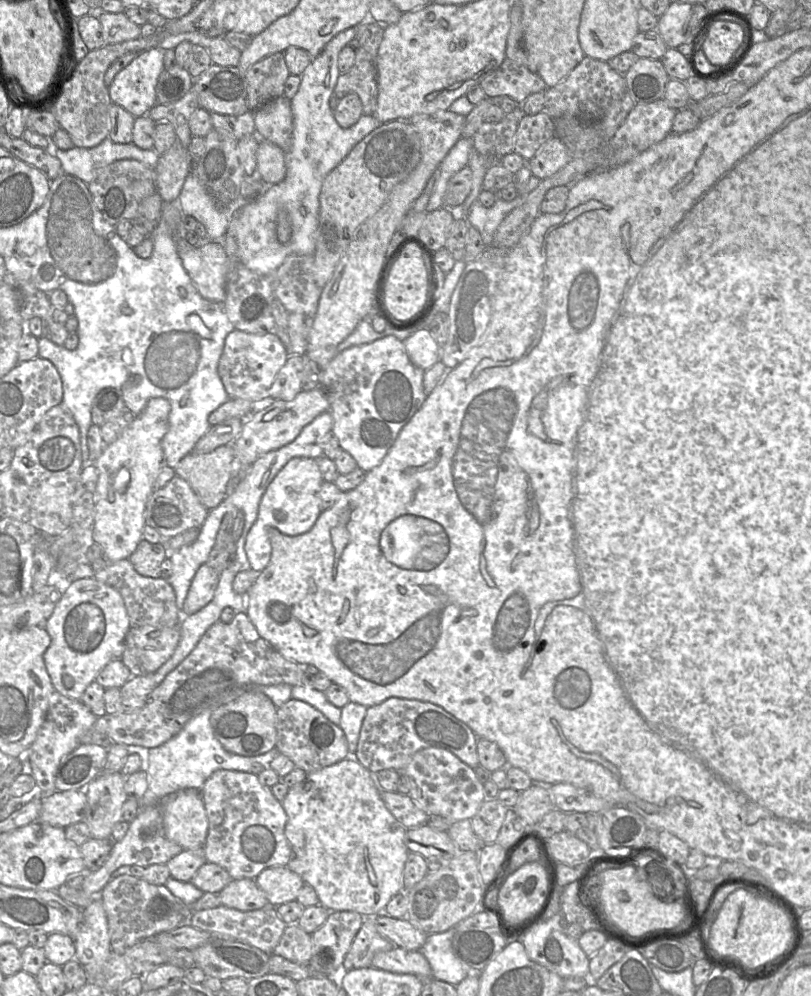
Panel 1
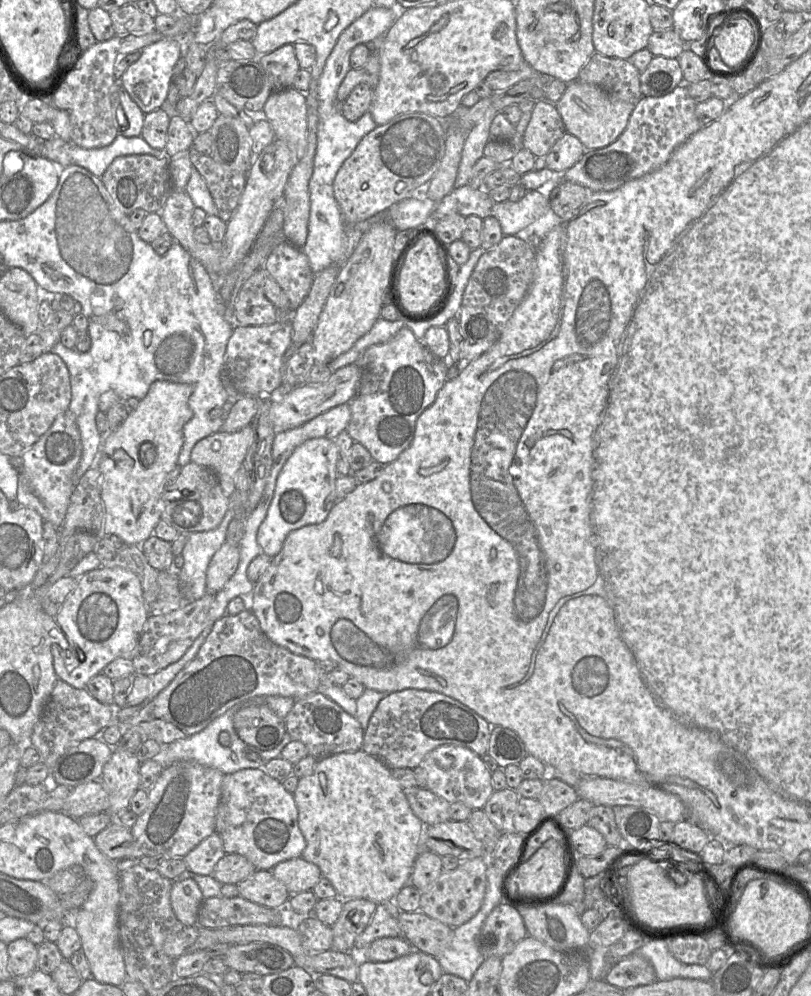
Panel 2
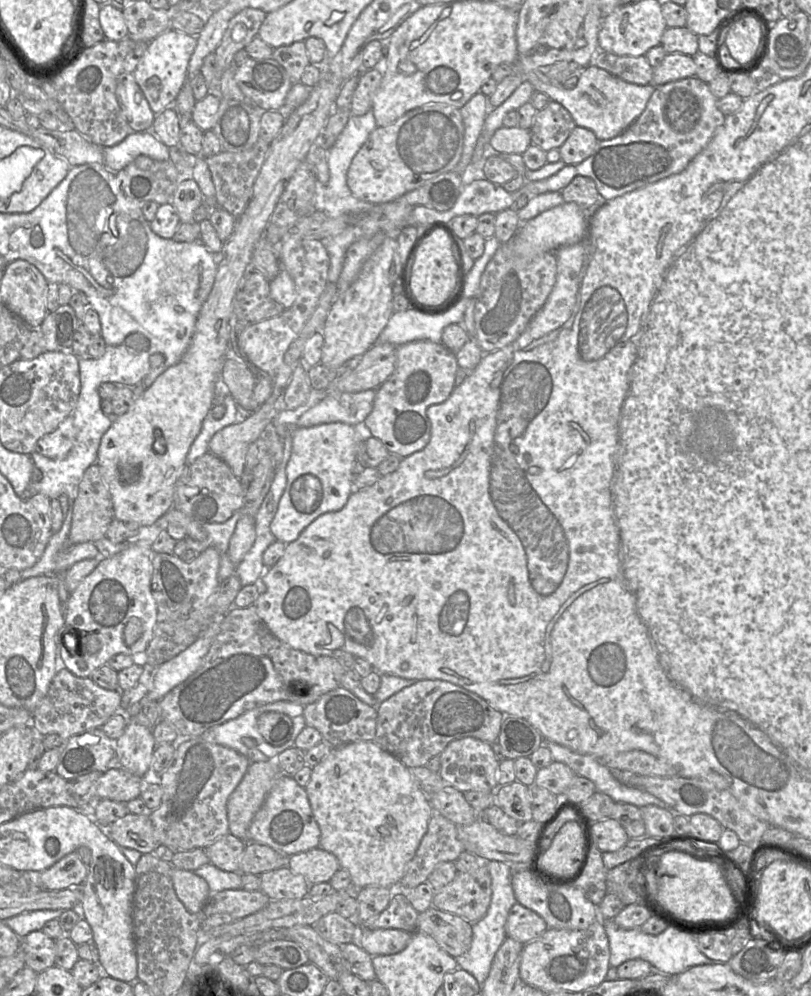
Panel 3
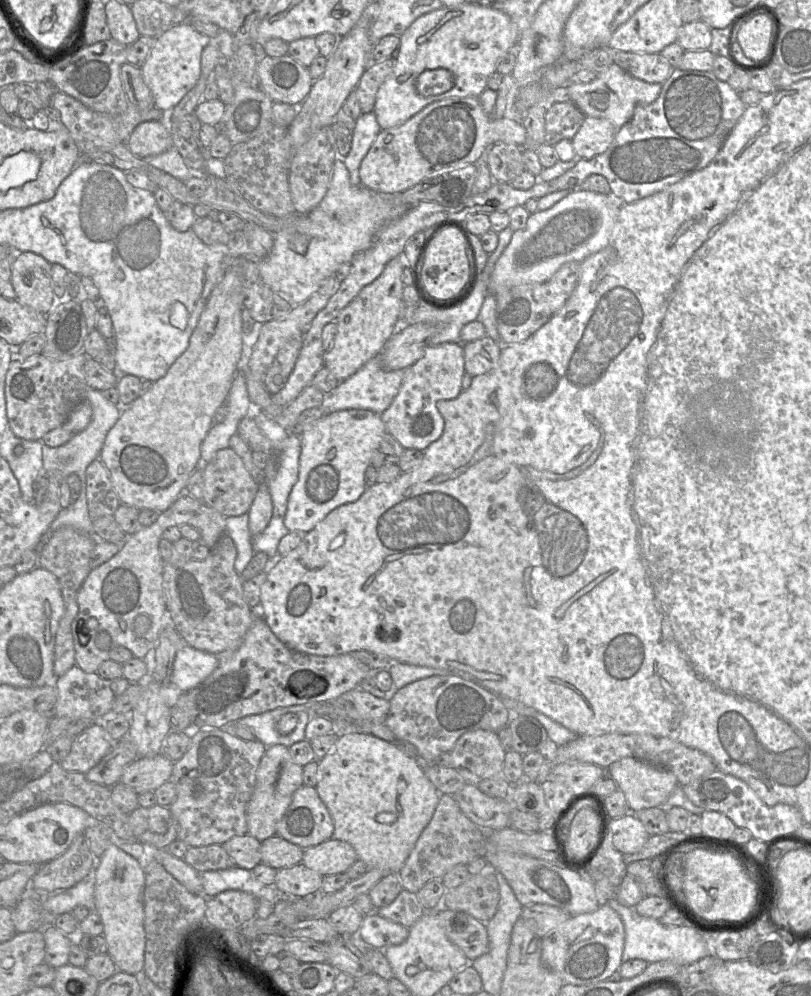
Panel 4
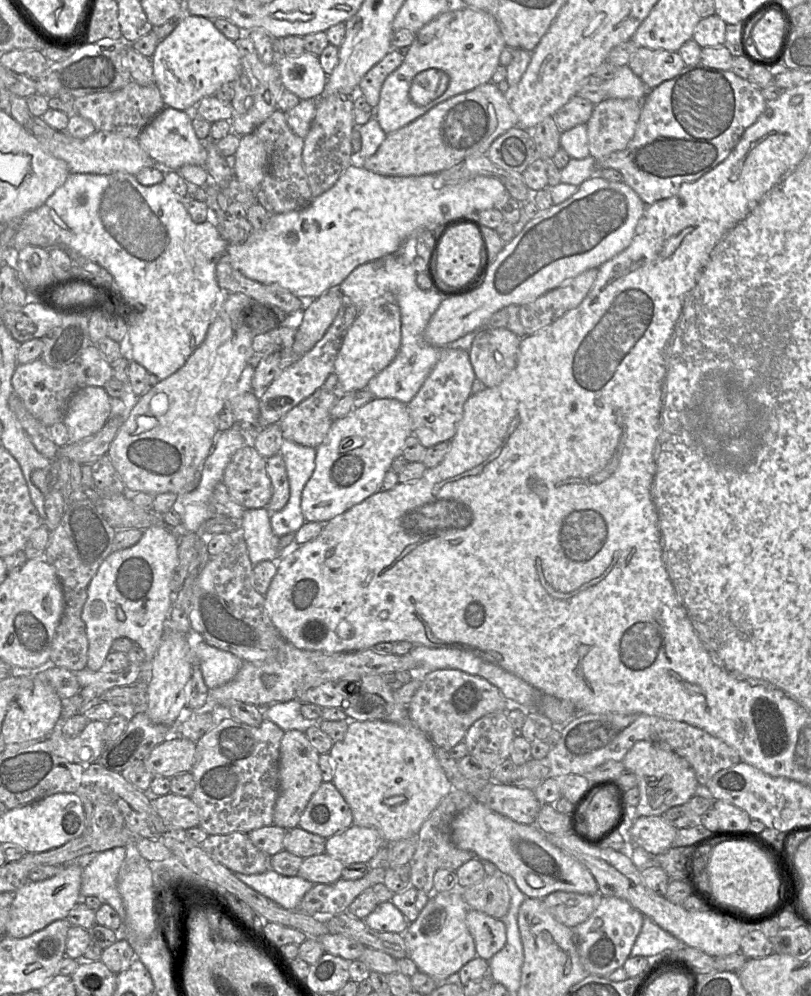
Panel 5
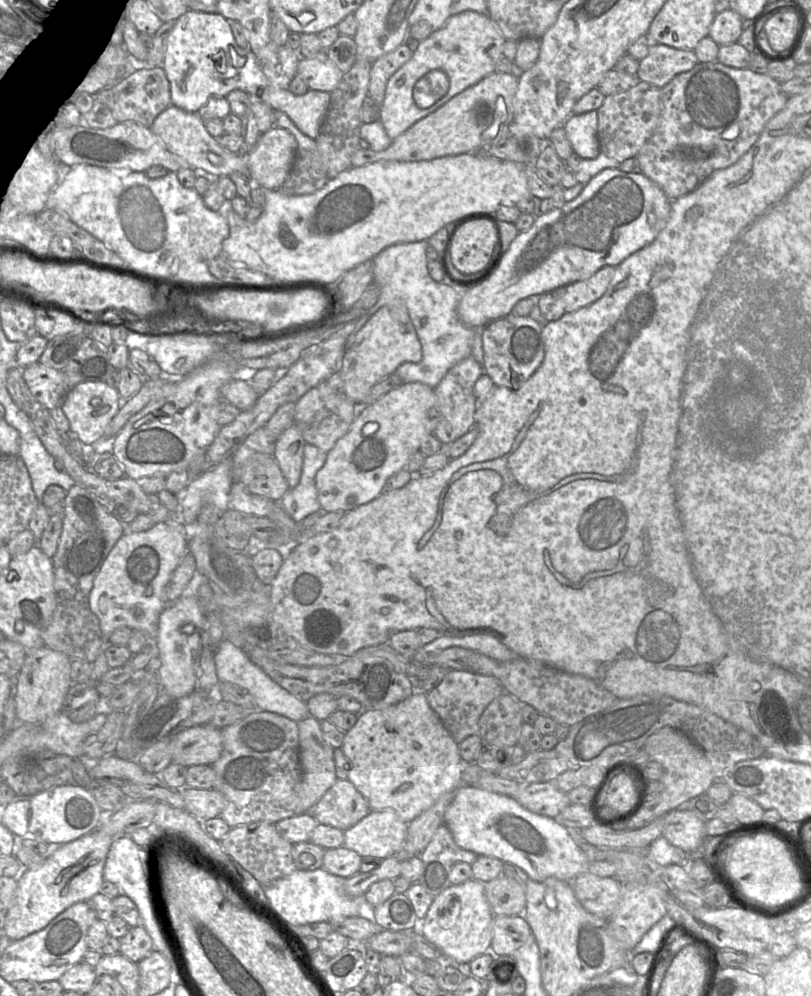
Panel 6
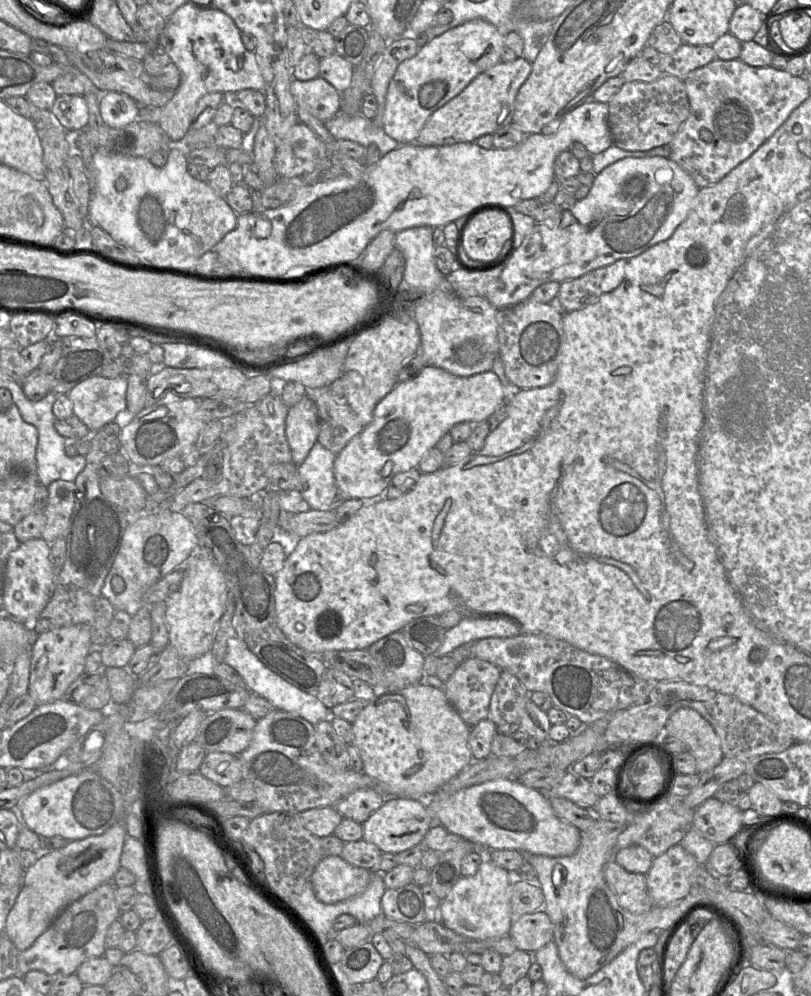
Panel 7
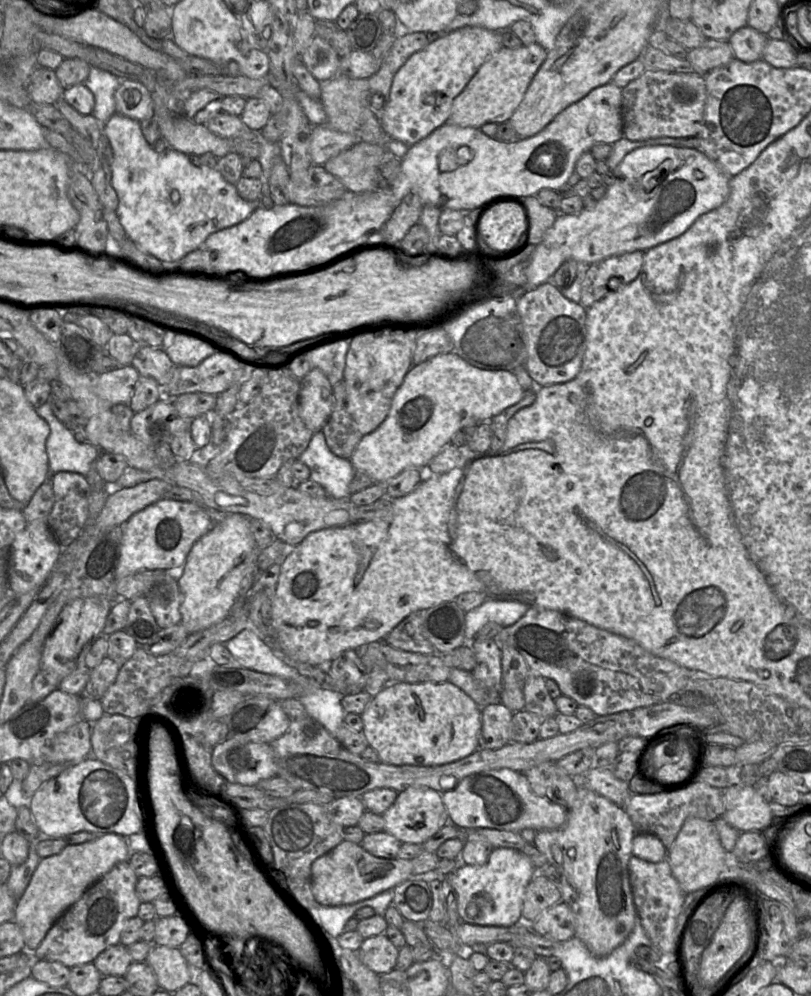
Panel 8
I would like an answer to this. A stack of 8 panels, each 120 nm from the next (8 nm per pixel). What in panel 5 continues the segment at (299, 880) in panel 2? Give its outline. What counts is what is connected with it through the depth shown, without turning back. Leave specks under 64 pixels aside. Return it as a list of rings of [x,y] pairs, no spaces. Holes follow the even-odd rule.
[[[351,825],[326,839],[325,853],[348,866],[359,862],[367,863],[388,844],[376,828]]]

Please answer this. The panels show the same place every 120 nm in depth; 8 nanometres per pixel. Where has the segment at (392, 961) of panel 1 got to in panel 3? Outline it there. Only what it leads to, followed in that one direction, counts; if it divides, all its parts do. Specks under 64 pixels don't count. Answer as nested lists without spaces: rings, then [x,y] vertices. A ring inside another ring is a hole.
[[[359,928],[357,943],[371,956],[392,955],[402,951],[411,934],[399,929]]]

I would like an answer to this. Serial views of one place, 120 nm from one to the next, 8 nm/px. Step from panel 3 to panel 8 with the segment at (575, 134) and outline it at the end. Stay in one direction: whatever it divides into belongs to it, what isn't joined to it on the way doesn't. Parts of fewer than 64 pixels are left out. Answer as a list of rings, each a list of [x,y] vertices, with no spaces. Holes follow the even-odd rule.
[[[646,71],[622,89],[621,114],[623,135],[630,141],[645,141],[665,137],[696,137],[702,125],[706,99],[706,84],[701,75],[695,73]]]

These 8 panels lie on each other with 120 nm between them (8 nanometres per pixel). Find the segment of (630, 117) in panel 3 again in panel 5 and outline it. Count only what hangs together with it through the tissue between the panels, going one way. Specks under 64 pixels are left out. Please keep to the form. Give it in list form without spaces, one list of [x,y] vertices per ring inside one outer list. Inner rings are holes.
[[[627,65],[618,67],[614,77],[604,81],[602,89],[607,93],[607,99],[643,100],[650,91],[645,83]]]

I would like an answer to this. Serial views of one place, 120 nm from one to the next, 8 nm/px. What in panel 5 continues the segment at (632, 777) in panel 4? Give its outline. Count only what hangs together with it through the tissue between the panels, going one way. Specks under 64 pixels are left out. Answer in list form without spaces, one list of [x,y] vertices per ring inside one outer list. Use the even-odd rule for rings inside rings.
[[[636,742],[622,763],[637,780],[640,798],[634,817],[660,816],[668,809],[688,802],[701,788],[690,764],[662,743]]]

